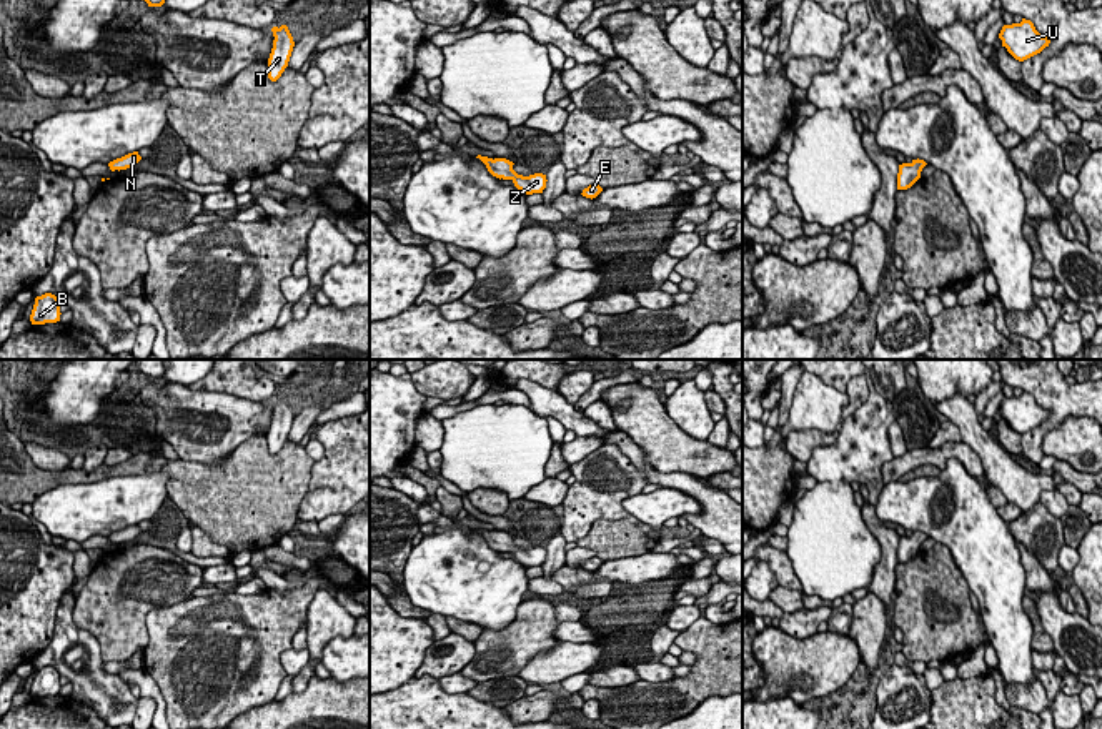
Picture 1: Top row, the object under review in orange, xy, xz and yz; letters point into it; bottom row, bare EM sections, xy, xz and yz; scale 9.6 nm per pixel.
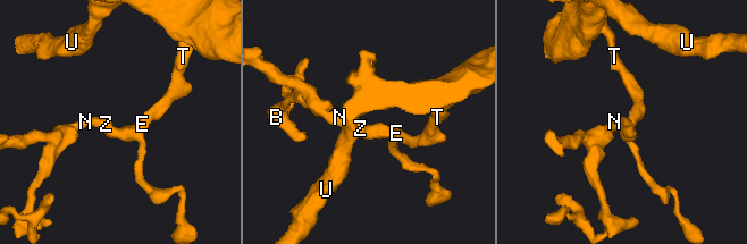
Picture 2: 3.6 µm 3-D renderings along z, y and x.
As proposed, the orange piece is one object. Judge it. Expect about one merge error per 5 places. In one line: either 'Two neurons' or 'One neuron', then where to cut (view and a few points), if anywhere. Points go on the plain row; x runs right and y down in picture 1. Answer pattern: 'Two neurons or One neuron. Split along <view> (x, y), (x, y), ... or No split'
One neuron. No split

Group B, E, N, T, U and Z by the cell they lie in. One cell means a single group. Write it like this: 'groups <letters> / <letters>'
groups B E N T U Z

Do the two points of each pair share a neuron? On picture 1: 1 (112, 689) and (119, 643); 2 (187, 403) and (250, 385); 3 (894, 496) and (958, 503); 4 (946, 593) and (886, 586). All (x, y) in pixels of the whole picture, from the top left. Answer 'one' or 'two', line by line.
1: two
2: two
3: one
4: two

